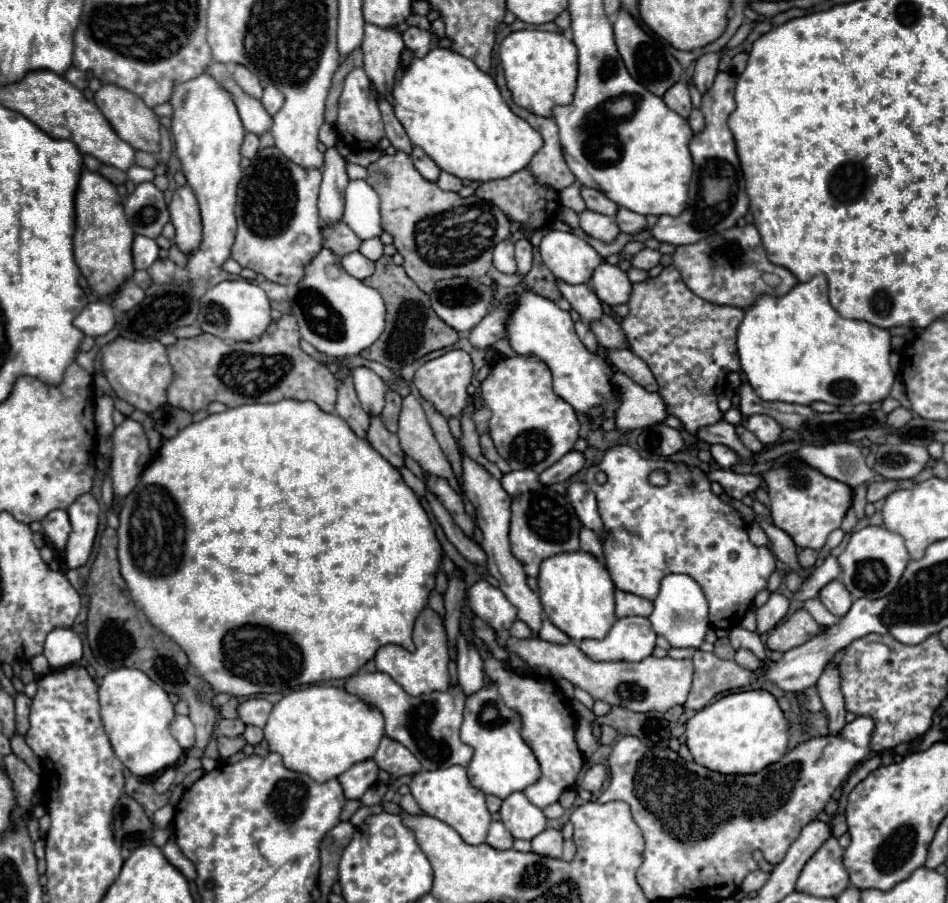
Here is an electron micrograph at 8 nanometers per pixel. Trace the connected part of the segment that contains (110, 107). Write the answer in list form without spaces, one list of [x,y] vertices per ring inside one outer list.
[[[104,84],[94,94],[94,102],[100,108],[100,112],[106,116],[106,120],[112,124],[116,134],[124,142],[128,142],[134,150],[142,150],[142,152],[150,152],[150,154],[160,152],[160,122],[158,122],[156,114],[152,112],[152,108],[148,108],[136,94],[132,94],[124,88],[118,88],[114,84]]]

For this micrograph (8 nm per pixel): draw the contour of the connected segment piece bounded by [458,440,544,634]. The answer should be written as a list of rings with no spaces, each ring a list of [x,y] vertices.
[[[458,440],[458,448],[460,448],[460,454],[462,454],[462,488],[464,488],[466,498],[476,508],[478,528],[482,530],[482,536],[484,536],[480,546],[488,556],[488,574],[498,580],[500,590],[512,602],[512,606],[518,610],[518,620],[528,624],[528,628],[534,634],[538,634],[540,626],[542,626],[542,612],[544,612],[542,602],[540,602],[538,594],[528,588],[524,568],[520,566],[520,562],[510,552],[510,542],[508,542],[508,526],[510,526],[510,514],[512,514],[510,512],[510,496],[506,494],[506,490],[500,486],[500,482],[484,466],[480,466],[476,460],[472,460],[464,452],[460,440]]]

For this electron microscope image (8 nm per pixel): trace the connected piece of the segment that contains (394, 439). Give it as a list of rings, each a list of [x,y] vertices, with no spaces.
[[[370,416],[370,426],[368,426],[366,438],[368,438],[370,446],[374,450],[378,450],[392,466],[400,468],[404,464],[404,452],[400,448],[398,436],[392,434],[392,432],[388,432],[378,416]]]

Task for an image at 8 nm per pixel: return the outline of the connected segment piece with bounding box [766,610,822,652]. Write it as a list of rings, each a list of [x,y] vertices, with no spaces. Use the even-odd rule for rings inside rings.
[[[796,610],[788,620],[784,620],[782,624],[778,624],[768,634],[766,646],[770,650],[788,652],[788,650],[804,644],[812,636],[816,636],[820,630],[822,628],[816,624],[816,620],[806,610]]]

